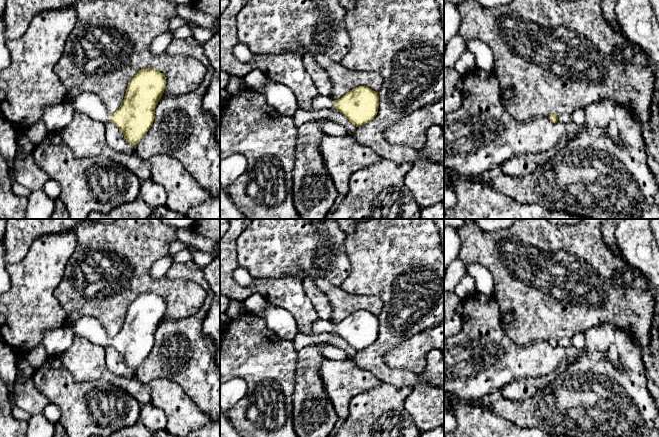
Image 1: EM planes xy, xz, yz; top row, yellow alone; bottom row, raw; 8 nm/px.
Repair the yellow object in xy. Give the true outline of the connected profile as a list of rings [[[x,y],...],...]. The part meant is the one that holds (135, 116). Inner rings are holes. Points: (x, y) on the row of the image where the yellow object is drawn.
[[[141,69],[128,83],[124,100],[115,113],[109,114],[98,96],[80,93],[67,96],[75,111],[103,123],[114,123],[134,148],[146,135],[155,119],[155,108],[166,88],[166,77],[157,69]]]

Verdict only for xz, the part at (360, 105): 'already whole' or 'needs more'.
needs more

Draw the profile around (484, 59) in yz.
[[[467,40],[467,49],[474,55],[475,67],[485,70],[494,70],[494,55],[486,43],[479,40]]]

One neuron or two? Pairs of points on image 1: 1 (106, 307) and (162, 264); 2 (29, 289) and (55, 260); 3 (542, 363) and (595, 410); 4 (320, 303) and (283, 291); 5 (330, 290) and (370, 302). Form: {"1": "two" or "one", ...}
{"1": "two", "2": "one", "3": "two", "4": "two", "5": "one"}

